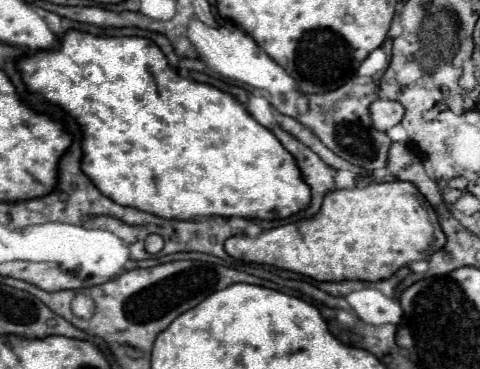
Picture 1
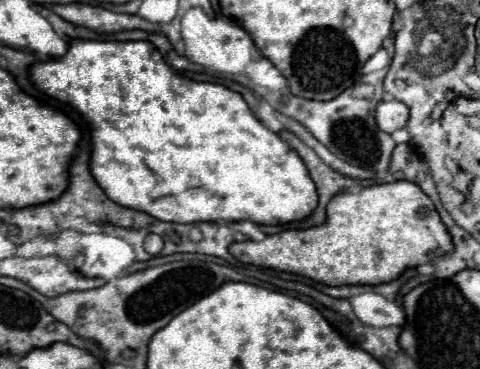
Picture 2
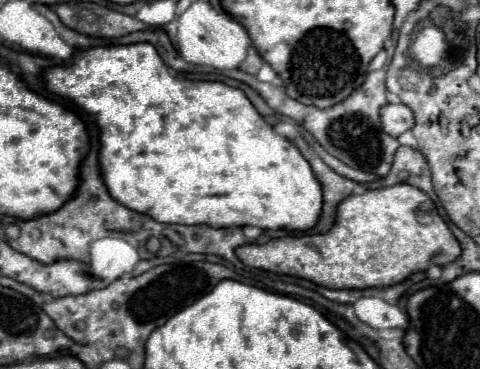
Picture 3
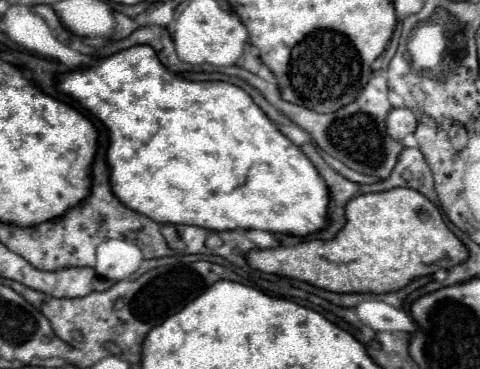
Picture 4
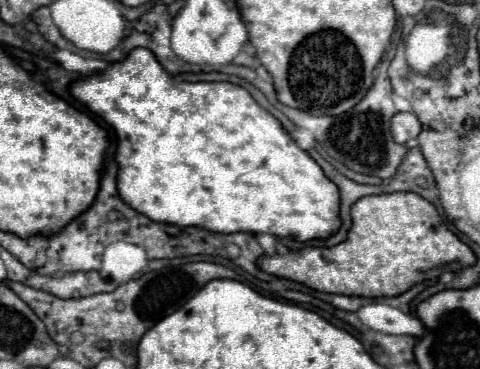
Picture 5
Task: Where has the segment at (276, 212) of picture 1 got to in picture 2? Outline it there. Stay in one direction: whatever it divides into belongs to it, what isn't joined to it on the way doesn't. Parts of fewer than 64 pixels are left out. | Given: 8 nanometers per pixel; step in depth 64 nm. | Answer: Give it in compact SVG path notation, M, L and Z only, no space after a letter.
M70 40L68 50L60 58L50 58L46 62L36 62L28 68L30 80L36 88L40 88L50 98L56 98L64 104L70 104L90 126L90 142L92 142L92 176L96 176L96 182L104 192L108 192L110 200L116 200L116 204L134 208L140 212L146 212L162 222L238 222L238 220L250 220L256 224L288 224L294 220L306 218L316 208L316 186L312 184L312 178L308 176L308 170L304 168L304 162L292 148L272 130L268 130L260 120L254 116L254 112L248 108L244 98L238 92L232 92L220 84L212 82L194 82L188 78L178 76L160 56L158 48L148 40L130 40L130 42L118 42L118 40Z

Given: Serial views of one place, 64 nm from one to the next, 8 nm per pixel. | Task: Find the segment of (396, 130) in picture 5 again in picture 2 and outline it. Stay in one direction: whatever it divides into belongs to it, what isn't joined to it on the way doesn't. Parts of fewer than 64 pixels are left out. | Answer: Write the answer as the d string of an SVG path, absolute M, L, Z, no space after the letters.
M392 100L392 102L380 102L376 106L376 126L382 130L382 132L388 132L392 134L394 130L406 126L406 120L408 120L408 108L398 102L398 100Z

